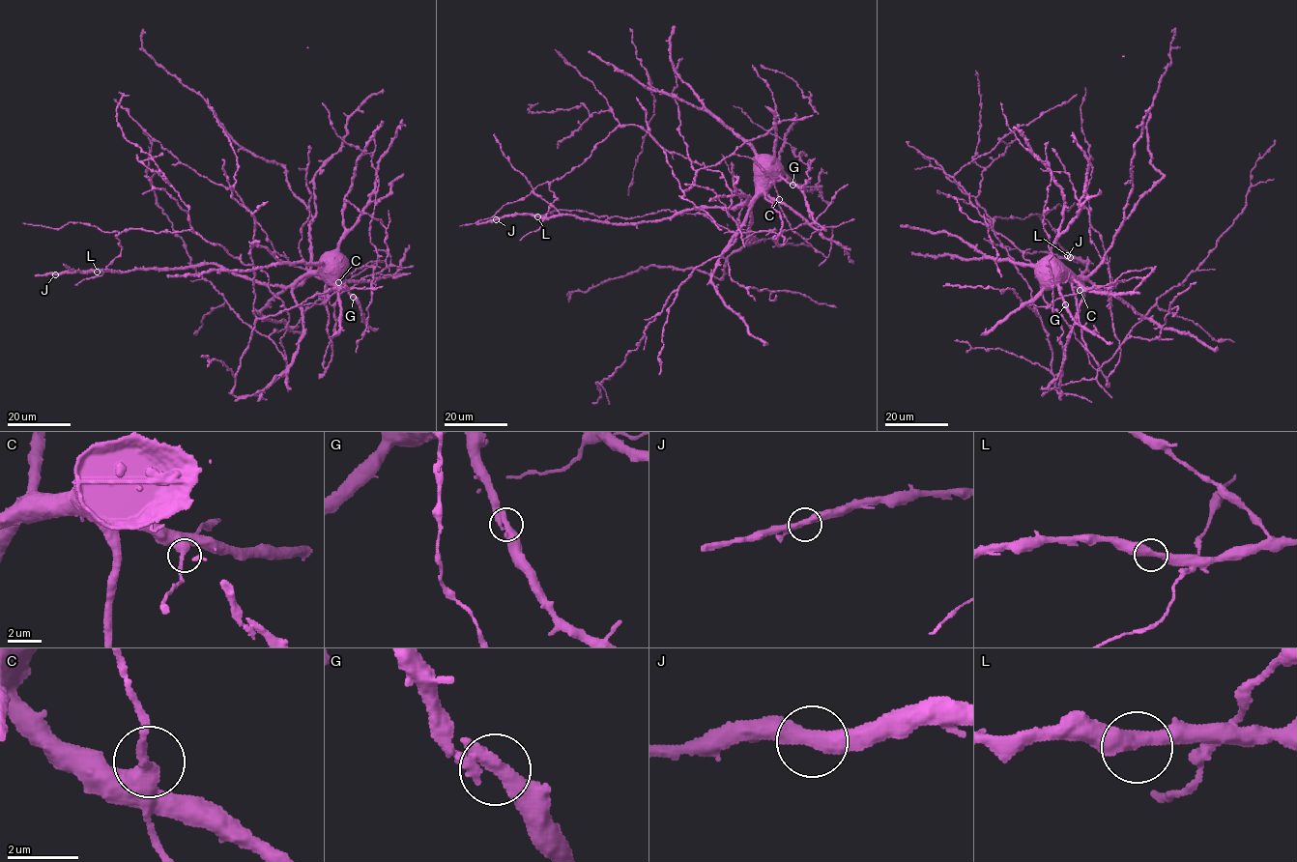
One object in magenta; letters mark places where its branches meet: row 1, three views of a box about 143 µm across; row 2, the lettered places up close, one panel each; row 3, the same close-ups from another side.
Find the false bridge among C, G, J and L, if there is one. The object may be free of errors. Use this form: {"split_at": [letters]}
{"split_at": []}

